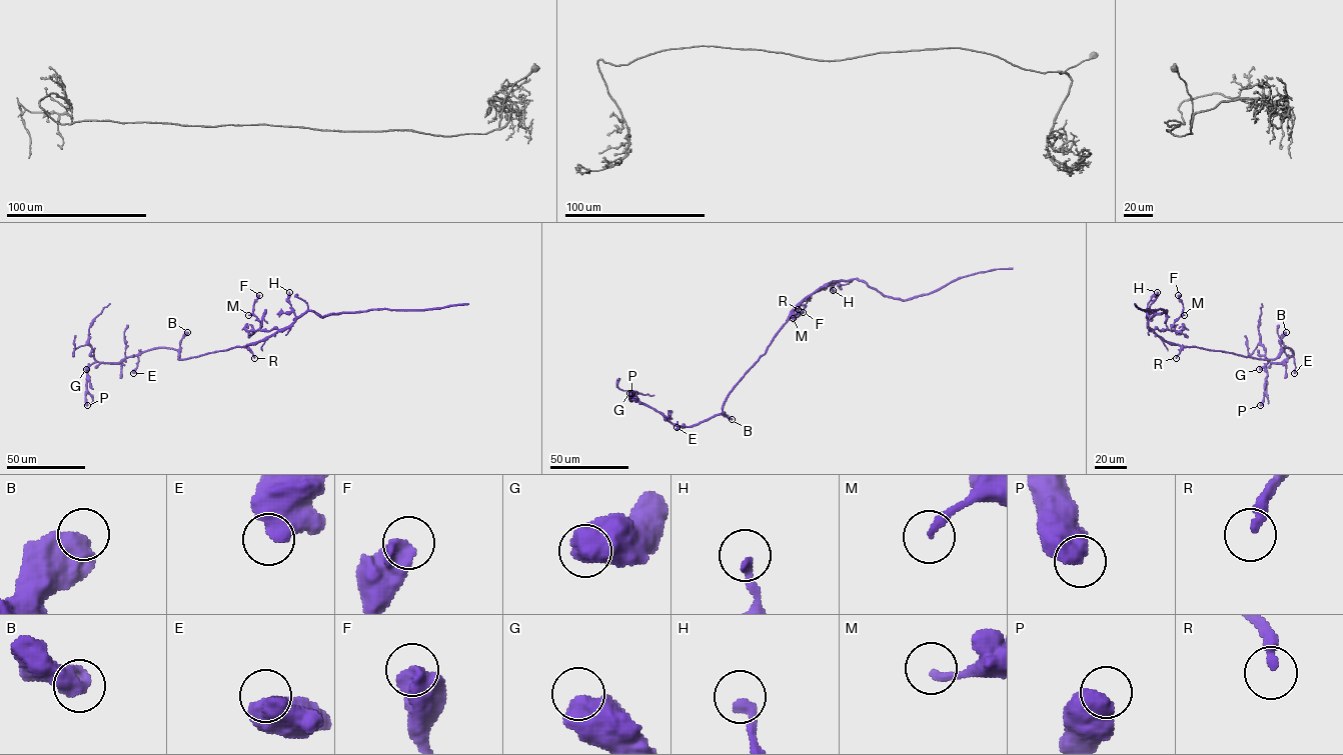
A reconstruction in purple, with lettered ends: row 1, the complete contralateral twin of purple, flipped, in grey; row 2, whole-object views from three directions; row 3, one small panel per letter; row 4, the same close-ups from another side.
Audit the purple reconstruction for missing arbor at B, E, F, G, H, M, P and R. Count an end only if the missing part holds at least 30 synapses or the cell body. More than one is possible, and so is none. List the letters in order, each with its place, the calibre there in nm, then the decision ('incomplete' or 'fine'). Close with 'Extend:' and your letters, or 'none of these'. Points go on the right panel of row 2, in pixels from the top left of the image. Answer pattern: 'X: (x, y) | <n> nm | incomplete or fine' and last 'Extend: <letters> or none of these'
B: (1286, 332) | 700 nm | fine
E: (1294, 373) | 600 nm | fine
F: (1178, 295) | 600 nm | fine
G: (1259, 369) | 800 nm | fine
H: (1157, 292) | 280 nm | fine
M: (1184, 315) | 240 nm | fine
P: (1260, 405) | 650 nm | fine
R: (1176, 358) | 280 nm | fine
Extend: none of these

